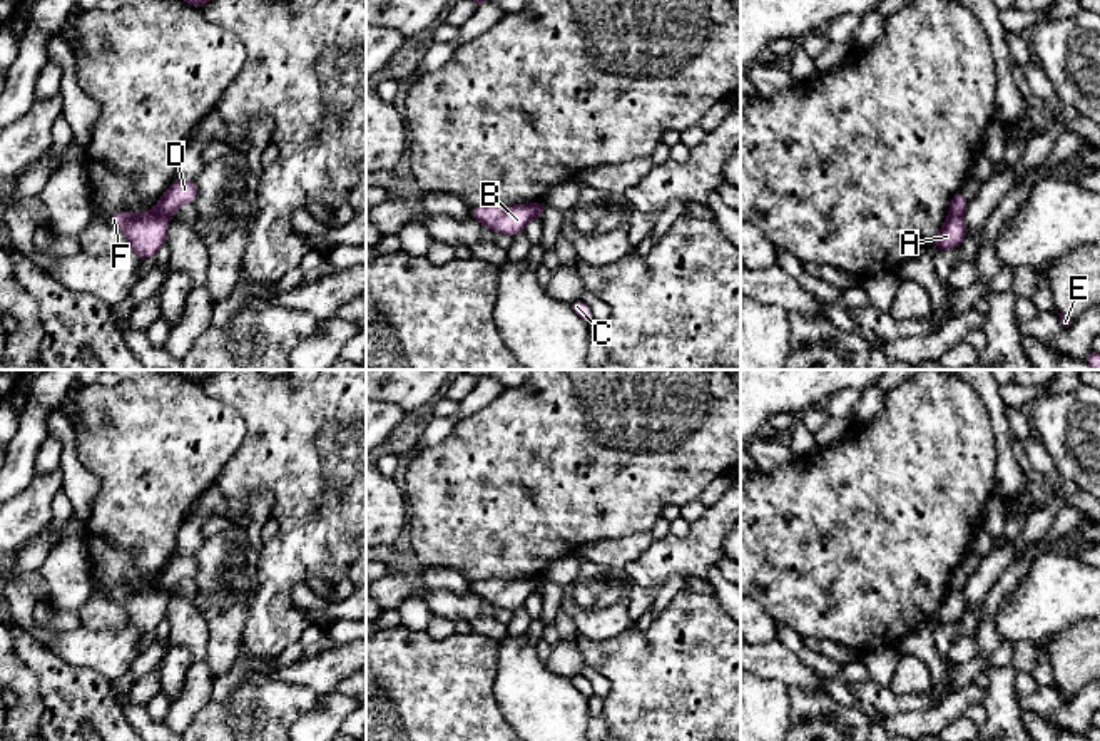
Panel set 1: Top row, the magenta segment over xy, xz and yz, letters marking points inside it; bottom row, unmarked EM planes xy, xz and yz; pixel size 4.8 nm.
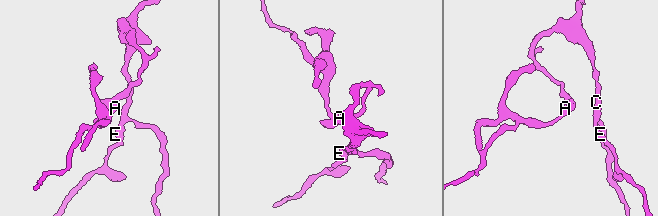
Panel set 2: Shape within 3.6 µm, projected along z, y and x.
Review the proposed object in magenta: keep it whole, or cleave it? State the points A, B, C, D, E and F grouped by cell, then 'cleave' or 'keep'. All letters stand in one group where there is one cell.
A B F / C D E; cleave

